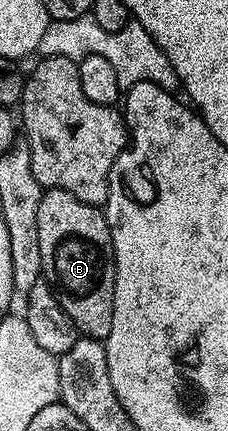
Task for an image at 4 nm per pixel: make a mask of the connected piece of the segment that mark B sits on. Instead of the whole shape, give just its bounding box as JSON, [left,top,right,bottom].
[38,189,116,337]

